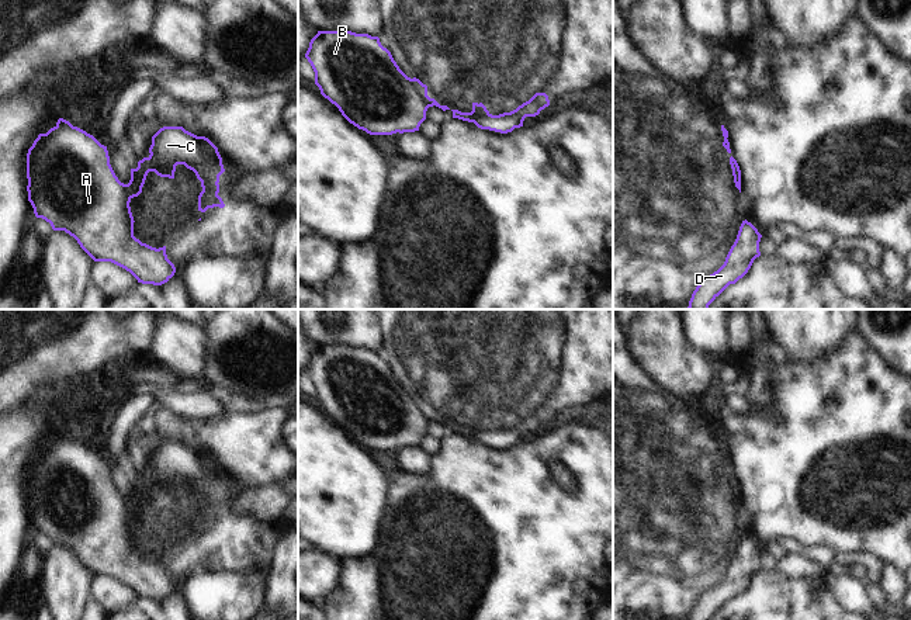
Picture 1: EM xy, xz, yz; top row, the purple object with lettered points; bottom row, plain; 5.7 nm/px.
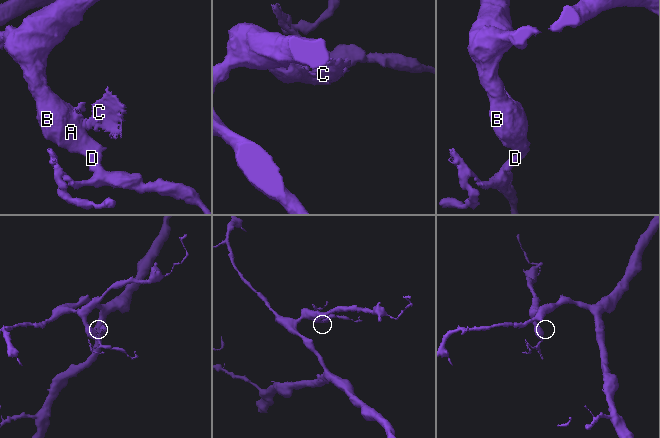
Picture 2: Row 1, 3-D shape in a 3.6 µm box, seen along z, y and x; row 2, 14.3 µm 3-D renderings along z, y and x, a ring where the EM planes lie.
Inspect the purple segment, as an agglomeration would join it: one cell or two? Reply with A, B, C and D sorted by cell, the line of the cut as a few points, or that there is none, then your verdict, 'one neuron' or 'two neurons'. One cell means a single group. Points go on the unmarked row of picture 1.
A B D / C | xy (149, 471), (148, 485) | two neurons

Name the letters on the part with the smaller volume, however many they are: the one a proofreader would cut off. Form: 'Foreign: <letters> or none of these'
Foreign: C.

